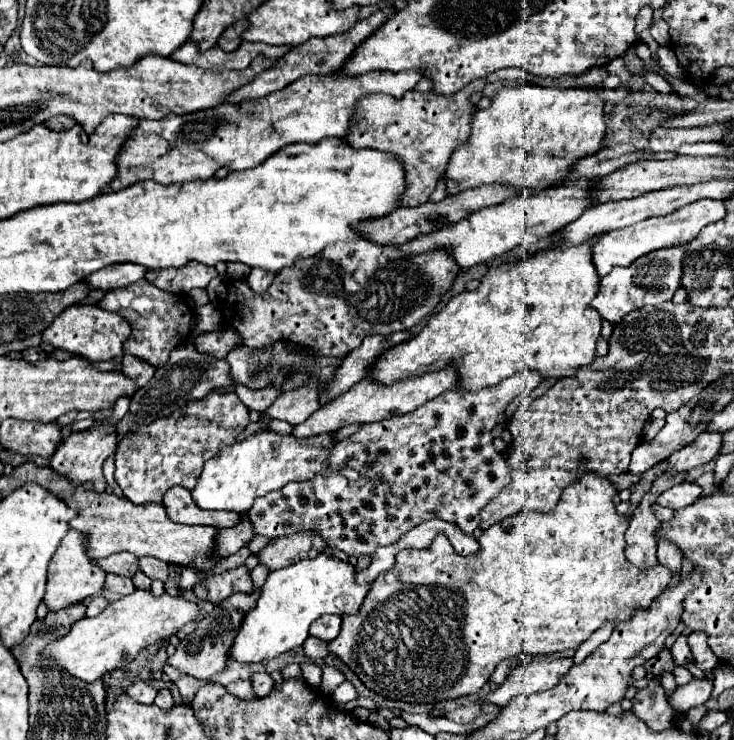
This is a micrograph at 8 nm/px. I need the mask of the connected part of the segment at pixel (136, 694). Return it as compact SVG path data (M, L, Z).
M133 682L127 688L127 696L131 696L137 702L143 702L143 704L153 704L157 692L159 692L159 688L155 688L153 684L147 684L147 682Z

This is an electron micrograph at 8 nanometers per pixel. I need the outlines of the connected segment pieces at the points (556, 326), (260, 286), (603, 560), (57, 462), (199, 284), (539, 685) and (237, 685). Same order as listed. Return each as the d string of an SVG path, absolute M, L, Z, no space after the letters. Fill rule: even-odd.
M591 242L573 248L537 252L517 264L497 260L491 264L487 276L475 292L461 292L453 296L441 312L427 320L421 332L379 354L371 364L367 378L375 384L391 386L425 372L439 372L443 366L453 366L457 370L457 388L463 392L473 392L495 386L511 374L525 370L535 370L543 378L575 376L583 366L589 366L597 358L595 348L601 332L601 318L595 310L589 310L589 302L595 298L597 286L599 276L591 260Z
M253 268L251 274L249 274L249 278L247 278L247 282L249 282L249 286L251 286L255 292L263 294L263 292L269 288L269 284L273 282L273 278L275 278L273 272L263 270L263 268Z
M587 474L585 478L581 478L581 482L569 486L569 490L565 490L565 494L561 496L561 502L557 504L557 508L553 510L553 514L515 514L513 518L507 518L505 522L497 522L495 526L487 528L479 542L481 542L481 550L473 556L457 556L453 554L453 546L449 546L447 538L441 538L441 534L437 534L437 538L431 542L429 548L425 550L401 550L395 556L395 566L385 572L379 574L371 586L371 592L367 594L361 610L353 616L345 616L343 618L343 626L341 632L335 640L331 640L327 644L329 652L335 654L339 660L343 660L353 672L355 676L375 694L381 694L383 698L389 700L401 700L401 702L409 702L409 704L435 704L441 700L453 700L459 696L467 696L467 694L475 694L493 674L493 670L497 668L499 662L503 662L509 656L517 656L517 654L553 654L559 650L575 650L581 642L585 642L595 630L599 630L603 626L603 622L625 622L629 620L635 610L645 610L651 606L653 598L657 598L669 584L669 580L673 578L669 568L665 566L655 566L649 574L645 574L645 570L637 570L635 566L629 566L629 562L625 560L623 548L625 548L625 530L627 530L627 520L623 516L619 516L615 512L615 502L613 496L617 494L617 490L613 488L613 484L605 478L597 478L595 474Z
M97 426L87 432L79 432L79 434L71 434L69 438L63 438L59 442L55 454L51 456L49 468L55 474L67 478L71 482L71 486L79 486L79 484L91 480L95 484L95 490L105 490L105 478L103 478L101 466L103 466L103 460L111 454L115 454L113 426Z
M191 262L185 270L147 270L145 280L159 286L171 294L183 294L193 288L207 288L207 284L217 276L215 268Z
M561 658L561 660L533 660L529 664L521 664L515 674L511 674L495 692L489 692L483 702L489 704L497 704L497 706L505 706L511 698L519 696L519 694L537 694L537 692L545 692L553 686L557 686L557 682L567 674L567 670L571 668L573 660L571 658Z
M237 680L237 682L231 682L229 686L225 686L233 696L241 698L241 700L255 700L257 694L253 692L253 686L251 686L251 680Z

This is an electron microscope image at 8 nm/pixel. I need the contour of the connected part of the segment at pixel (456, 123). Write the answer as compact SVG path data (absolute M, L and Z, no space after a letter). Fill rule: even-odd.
M485 78L475 80L453 96L437 96L433 92L421 94L411 90L395 100L389 94L365 94L355 104L349 134L343 140L353 148L377 148L395 154L405 170L405 192L399 204L413 208L421 206L429 200L439 178L445 174L449 156L457 146L467 142L471 134L471 118L477 110L469 98L473 92L481 92L485 84Z

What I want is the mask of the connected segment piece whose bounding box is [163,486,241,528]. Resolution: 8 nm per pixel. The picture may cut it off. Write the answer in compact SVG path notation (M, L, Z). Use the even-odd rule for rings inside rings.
M169 488L163 496L163 506L167 516L177 522L177 524L199 524L199 526L233 526L233 522L239 522L239 514L229 514L229 512L217 512L217 510L201 510L193 498L191 492L185 488Z

